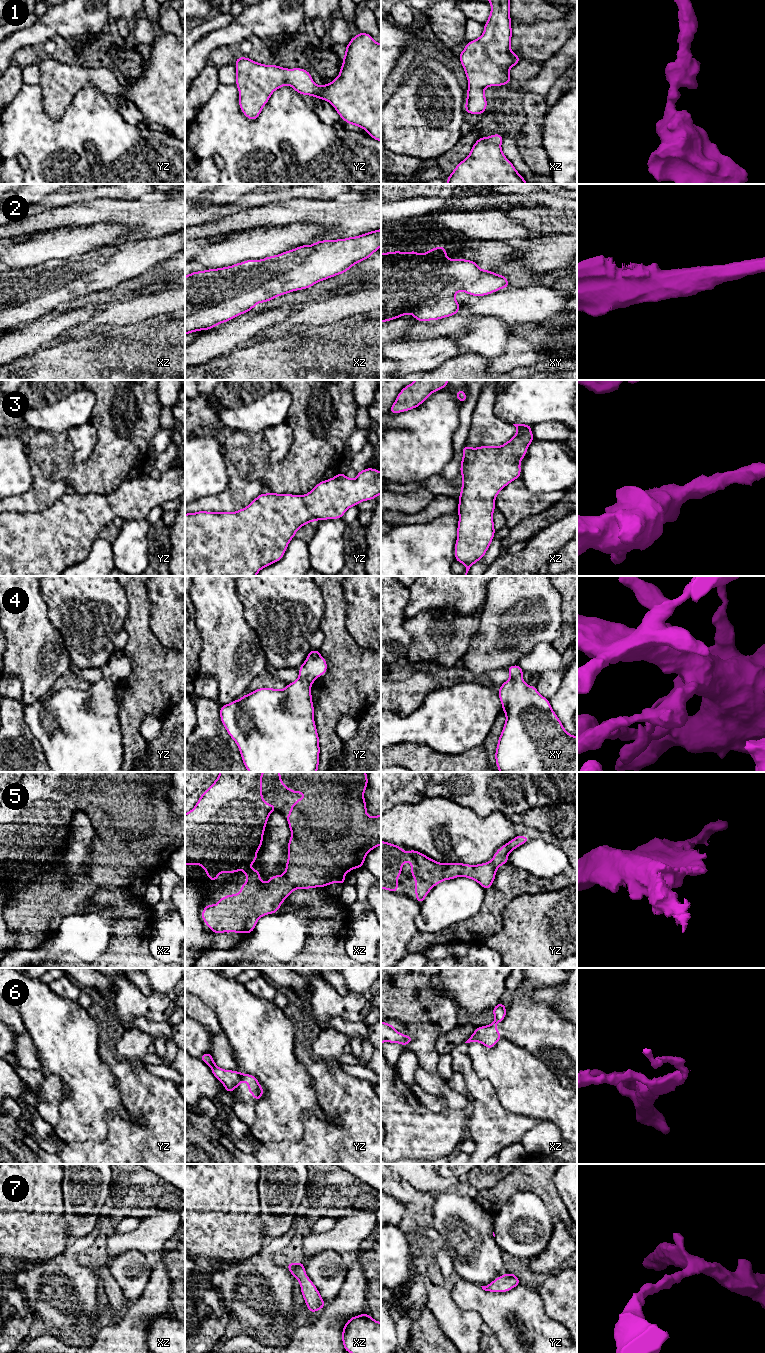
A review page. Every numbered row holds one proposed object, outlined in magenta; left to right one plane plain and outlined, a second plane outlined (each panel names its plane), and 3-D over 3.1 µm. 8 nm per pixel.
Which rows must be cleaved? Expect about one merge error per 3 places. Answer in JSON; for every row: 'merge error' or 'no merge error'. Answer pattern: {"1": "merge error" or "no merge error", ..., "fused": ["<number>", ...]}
{"1": "no merge error", "2": "no merge error", "3": "no merge error", "4": "no merge error", "5": "no merge error", "6": "merge error", "7": "no merge error", "fused": ["6"]}

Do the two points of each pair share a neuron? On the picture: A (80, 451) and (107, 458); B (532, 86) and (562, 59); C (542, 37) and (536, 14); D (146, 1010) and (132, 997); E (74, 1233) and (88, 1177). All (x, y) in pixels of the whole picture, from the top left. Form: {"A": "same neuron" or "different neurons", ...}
{"A": "different neurons", "B": "same neuron", "C": "different neurons", "D": "same neuron", "E": "same neuron"}

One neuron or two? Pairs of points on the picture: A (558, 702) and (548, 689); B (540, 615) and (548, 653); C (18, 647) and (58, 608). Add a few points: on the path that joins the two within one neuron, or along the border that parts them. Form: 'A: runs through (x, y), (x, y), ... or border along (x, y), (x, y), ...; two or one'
A: border along (562, 674), (560, 686), (549, 700); two
B: border along (551, 643), (538, 642), (525, 654); two
C: border along (42, 594), (47, 609), (47, 616), (61, 637); two

